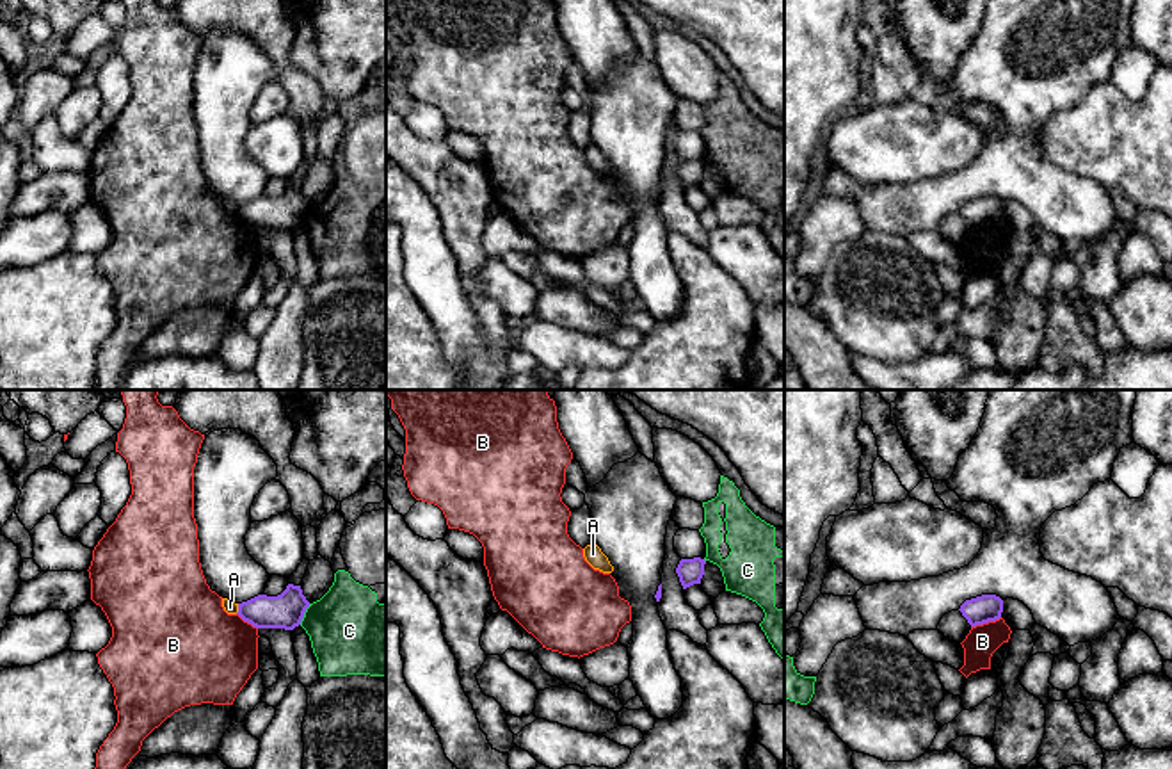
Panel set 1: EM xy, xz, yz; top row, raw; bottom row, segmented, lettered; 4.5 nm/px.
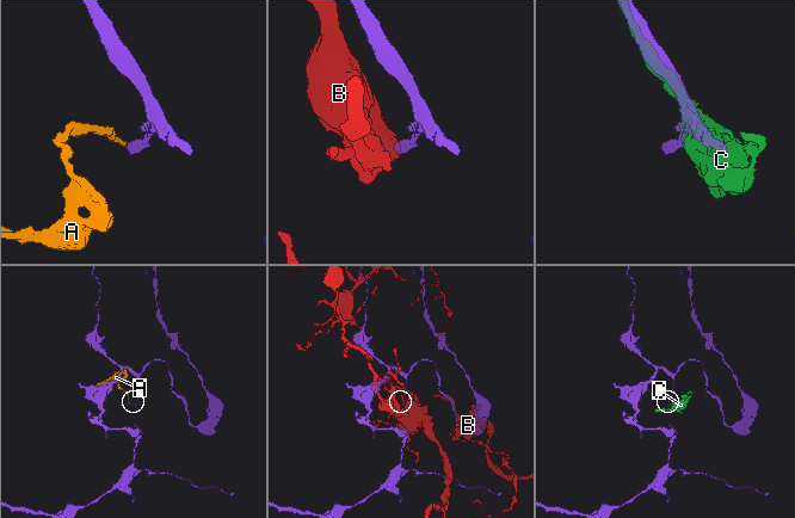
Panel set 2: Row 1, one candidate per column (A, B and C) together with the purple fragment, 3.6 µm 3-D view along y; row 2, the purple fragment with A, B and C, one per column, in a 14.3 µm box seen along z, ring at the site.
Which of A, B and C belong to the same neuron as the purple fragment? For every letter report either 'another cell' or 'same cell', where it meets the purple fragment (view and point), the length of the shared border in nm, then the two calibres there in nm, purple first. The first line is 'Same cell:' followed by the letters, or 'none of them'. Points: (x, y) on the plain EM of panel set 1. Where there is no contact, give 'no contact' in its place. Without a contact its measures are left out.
Same cell: none of them
A: another cell; meets purple in xy at (239, 210); contact 50 nm long; 160 nm thick on the purple side, 60 nm on the other
B: another cell; meets purple in yz at (986, 223); contact 140 nm long; 130 nm thick on the purple side, 150 nm on the other
C: another cell; meets purple in xy at (303, 216); contact 110 nm long; 160 nm thick on the purple side, 380 nm on the other

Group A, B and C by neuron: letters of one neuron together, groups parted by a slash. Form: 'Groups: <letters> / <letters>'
Groups: A / B / C

